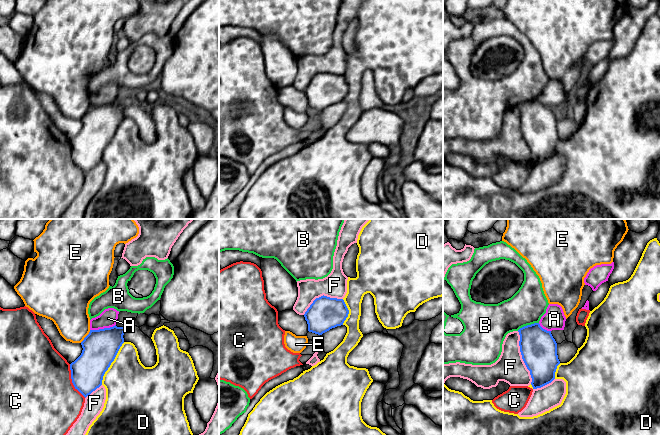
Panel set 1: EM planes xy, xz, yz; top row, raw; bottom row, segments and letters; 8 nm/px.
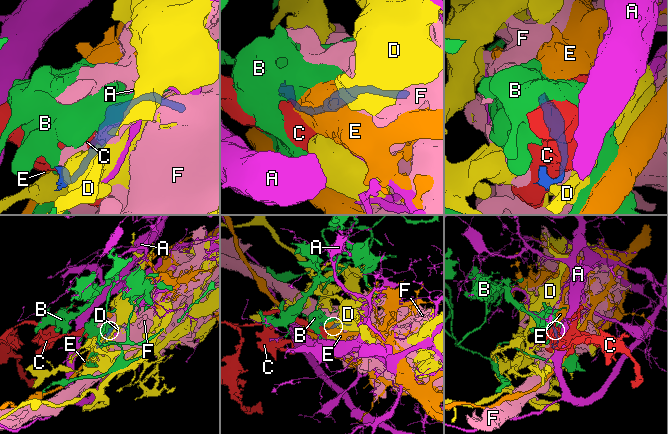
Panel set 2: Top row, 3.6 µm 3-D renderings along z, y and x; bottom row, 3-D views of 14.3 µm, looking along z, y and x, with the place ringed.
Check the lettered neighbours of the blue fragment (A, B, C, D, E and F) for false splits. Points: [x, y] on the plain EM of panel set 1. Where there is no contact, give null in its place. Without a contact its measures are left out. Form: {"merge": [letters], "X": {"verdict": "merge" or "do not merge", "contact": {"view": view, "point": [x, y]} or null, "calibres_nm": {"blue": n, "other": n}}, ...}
{"merge": [], "A": {"verdict": "do not merge", "contact": {"view": "xy", "point": [102, 105]}, "calibres_nm": {"blue": 280, "other": 140}}, "B": {"verdict": "do not merge", "contact": {"view": "yz", "point": [527, 101]}, "calibres_nm": {"blue": 300, "other": 280}}, "C": {"verdict": "do not merge", "contact": {"view": "xy", "point": [72, 157]}, "calibres_nm": {"blue": 260, "other": 500}}, "D": {"verdict": "do not merge", "contact": {"view": "xy", "point": [111, 138]}, "calibres_nm": {"blue": 280, "other": 400}}, "E": {"verdict": "do not merge", "contact": {"view": "xy", "point": [86, 112]}, "calibres_nm": {"blue": 280, "other": 300}}, "F": {"verdict": "do not merge", "contact": {"view": "yz", "point": [522, 133]}, "calibres_nm": {"blue": 300, "other": 240}}}

